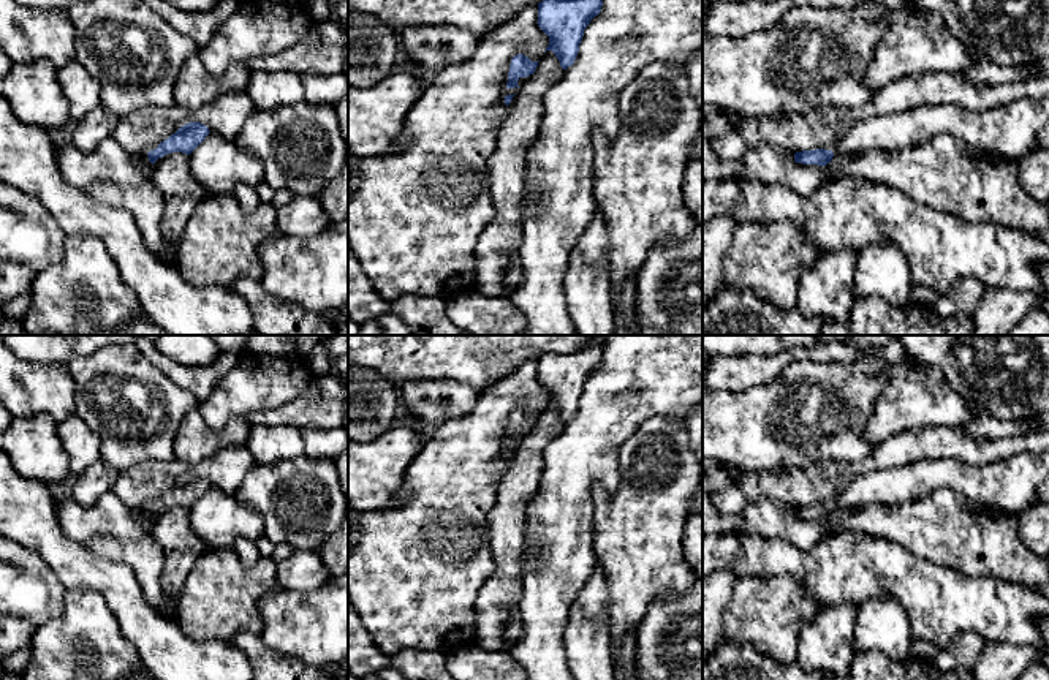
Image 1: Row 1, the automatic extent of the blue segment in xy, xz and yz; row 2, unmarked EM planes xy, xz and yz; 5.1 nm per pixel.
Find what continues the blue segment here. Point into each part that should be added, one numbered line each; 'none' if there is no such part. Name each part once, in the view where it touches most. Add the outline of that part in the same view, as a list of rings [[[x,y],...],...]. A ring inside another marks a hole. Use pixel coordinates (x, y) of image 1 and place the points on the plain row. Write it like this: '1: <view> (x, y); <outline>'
1: yz (1011, 484); [[[1049,451],[1021,452],[986,465],[922,459],[907,467],[859,474],[834,501],[837,512],[862,504],[907,504],[948,487],[973,503],[1019,516],[1049,479]]]

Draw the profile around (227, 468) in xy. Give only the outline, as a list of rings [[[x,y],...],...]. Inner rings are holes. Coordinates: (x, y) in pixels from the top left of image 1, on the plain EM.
[[[229,446],[199,462],[193,476],[206,479],[210,487],[234,495],[255,463],[247,446]]]

